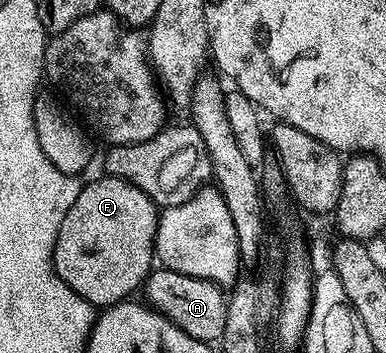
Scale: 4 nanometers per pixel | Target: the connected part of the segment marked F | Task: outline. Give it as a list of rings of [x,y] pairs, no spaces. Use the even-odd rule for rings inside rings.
[[[100,175],[100,180],[91,180],[82,185],[77,202],[69,206],[61,230],[57,230],[57,242],[53,250],[55,272],[81,298],[85,298],[96,309],[110,308],[122,300],[134,297],[152,272],[155,259],[155,231],[159,225],[160,209],[137,186],[116,176]]]

